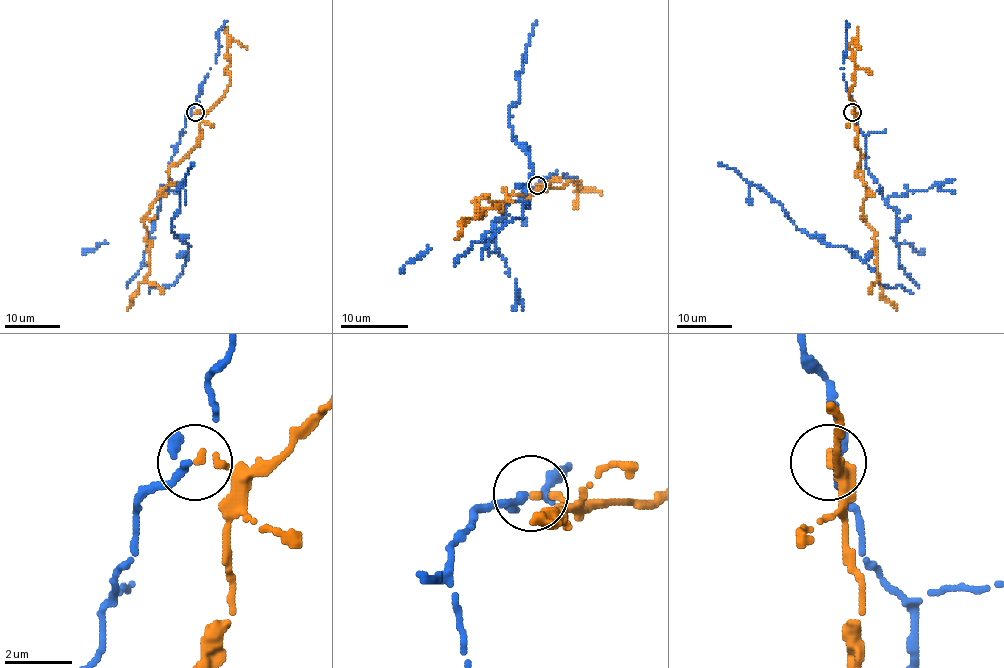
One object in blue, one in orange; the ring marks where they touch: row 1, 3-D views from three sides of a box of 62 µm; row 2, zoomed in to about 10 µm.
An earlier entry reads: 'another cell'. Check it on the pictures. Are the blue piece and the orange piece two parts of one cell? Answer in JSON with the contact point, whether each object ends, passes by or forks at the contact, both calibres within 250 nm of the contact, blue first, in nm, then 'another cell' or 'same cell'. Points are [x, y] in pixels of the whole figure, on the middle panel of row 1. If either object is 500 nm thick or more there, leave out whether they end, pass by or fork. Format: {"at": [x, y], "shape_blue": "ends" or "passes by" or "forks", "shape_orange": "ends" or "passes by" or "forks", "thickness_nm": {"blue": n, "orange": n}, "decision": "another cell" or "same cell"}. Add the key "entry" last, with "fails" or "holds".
{"at": [537, 185], "shape_blue": "passes by", "shape_orange": "ends", "thickness_nm": {"blue": 200, "orange": 240}, "decision": "another cell", "entry": "holds"}

